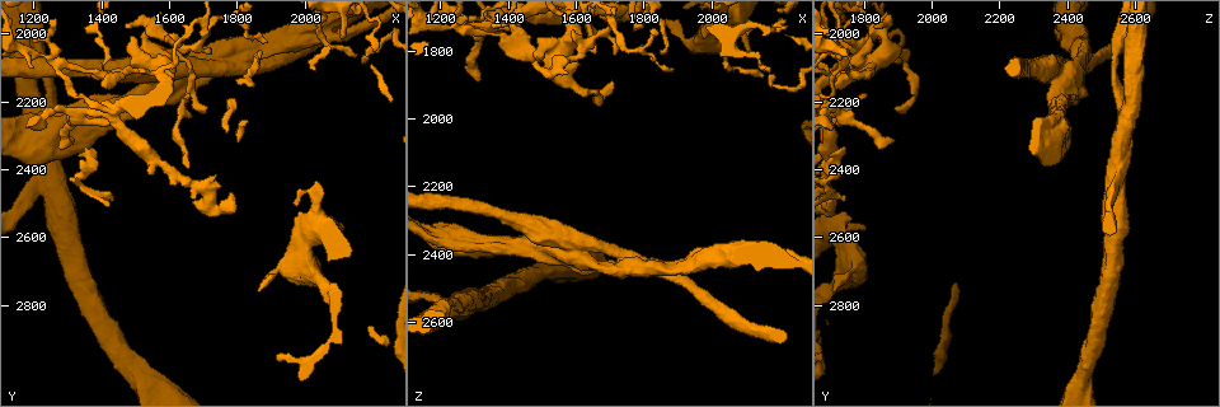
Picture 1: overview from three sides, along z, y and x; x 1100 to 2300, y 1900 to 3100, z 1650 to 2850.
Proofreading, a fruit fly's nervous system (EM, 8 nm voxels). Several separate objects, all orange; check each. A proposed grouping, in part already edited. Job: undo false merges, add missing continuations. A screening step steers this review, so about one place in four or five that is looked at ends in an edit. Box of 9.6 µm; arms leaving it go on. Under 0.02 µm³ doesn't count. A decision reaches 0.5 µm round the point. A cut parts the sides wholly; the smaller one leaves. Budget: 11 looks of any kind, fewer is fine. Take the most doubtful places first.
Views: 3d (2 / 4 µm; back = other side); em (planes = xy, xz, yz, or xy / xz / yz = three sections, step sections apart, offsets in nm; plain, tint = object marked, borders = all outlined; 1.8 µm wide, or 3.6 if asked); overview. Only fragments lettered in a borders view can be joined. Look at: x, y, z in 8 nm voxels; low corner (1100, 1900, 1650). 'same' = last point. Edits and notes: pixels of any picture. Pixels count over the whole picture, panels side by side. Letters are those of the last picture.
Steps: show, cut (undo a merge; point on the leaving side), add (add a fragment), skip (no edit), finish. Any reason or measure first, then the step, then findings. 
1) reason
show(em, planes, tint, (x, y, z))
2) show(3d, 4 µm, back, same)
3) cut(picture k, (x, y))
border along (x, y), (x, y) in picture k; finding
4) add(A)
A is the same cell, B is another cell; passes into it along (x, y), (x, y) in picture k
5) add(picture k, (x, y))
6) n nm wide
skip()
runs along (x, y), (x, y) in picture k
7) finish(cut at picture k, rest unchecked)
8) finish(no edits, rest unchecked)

narrows sharply
show(3d, 4 µm, back, (1250, 2070, 1740))

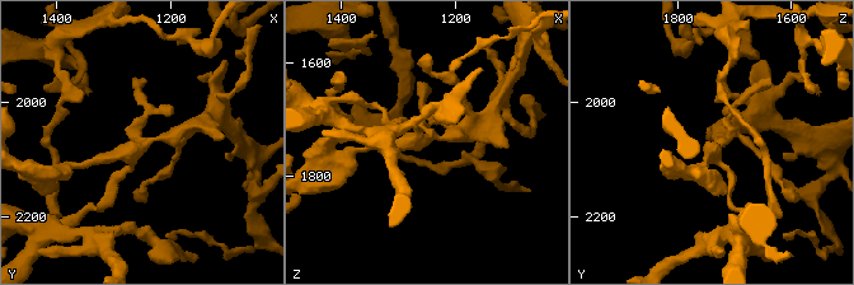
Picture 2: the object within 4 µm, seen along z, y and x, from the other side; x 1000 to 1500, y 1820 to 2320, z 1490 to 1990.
show(em, planes, tint, (1255, 2075, 1730))

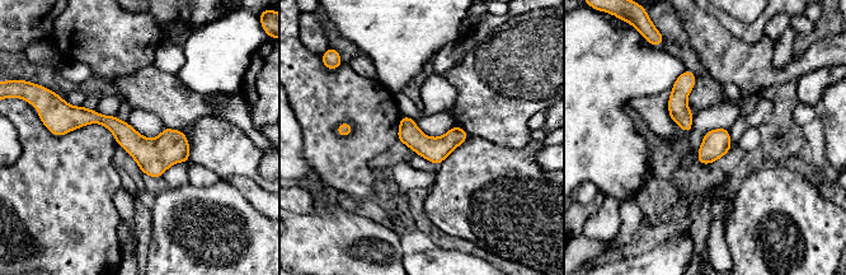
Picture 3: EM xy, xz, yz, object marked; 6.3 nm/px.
see the neighbours
show(em, planes, borders, same)

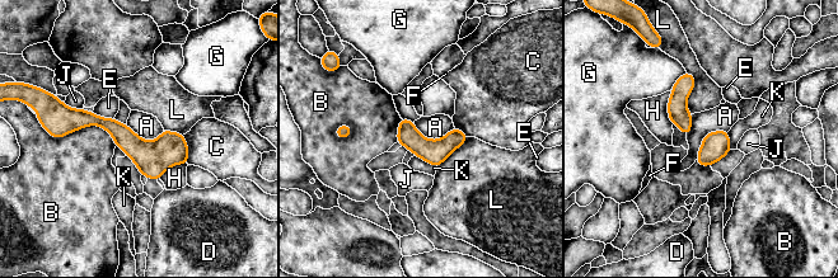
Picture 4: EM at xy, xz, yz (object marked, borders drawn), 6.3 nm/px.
160 nm wide
skip()
A, B, C, D, E, F, G, H, J, K and L are other cells; runs along (60, 130), (96, 119), (185, 160) in picture 4; all the same neuron

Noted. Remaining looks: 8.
branch stops here
show(3d, 4 µm, (1350, 2330, 1740))

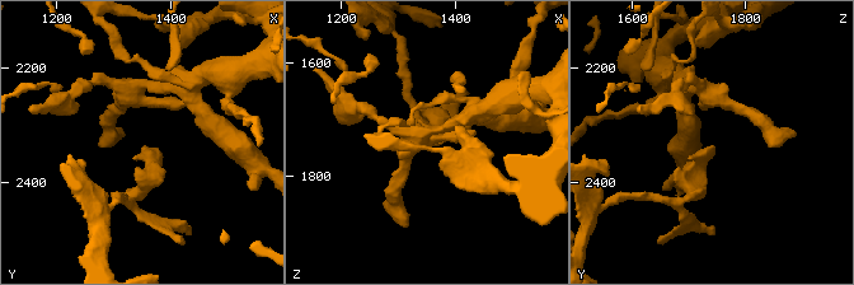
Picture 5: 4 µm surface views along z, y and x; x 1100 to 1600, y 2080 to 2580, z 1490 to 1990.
show(em, yz, step 16, tint, (1350, 2340, 1740))

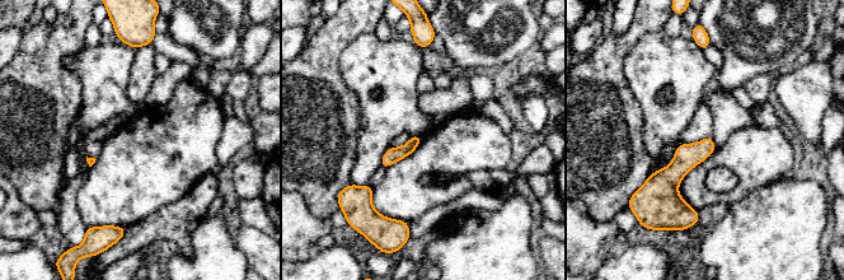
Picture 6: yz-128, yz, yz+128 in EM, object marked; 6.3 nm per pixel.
show(em, planes, borders, same)

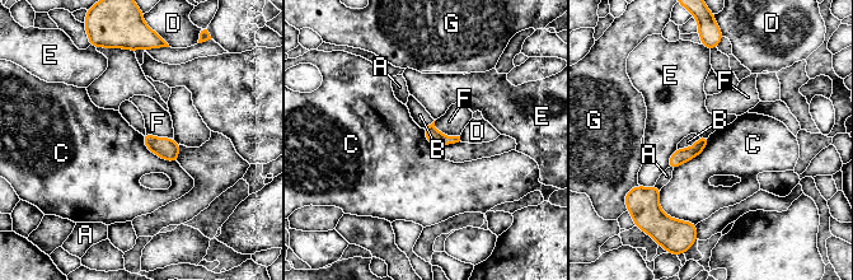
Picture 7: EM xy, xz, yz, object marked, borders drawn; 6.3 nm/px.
skip()
A, B, C, D, E, F and G are other cells; border along (659, 191), (666, 214), (696, 224) in picture 7; none of them fits

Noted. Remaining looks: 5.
a narrow waist
show(3d, 4 µm, (1460, 2130, 1780))

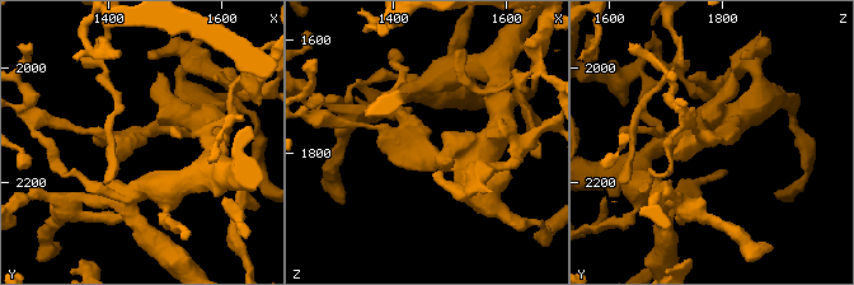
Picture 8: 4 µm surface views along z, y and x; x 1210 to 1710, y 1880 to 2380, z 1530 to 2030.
shape alone is not enough
show(em, xz, step 8, tint, (1460, 2120, 1775))

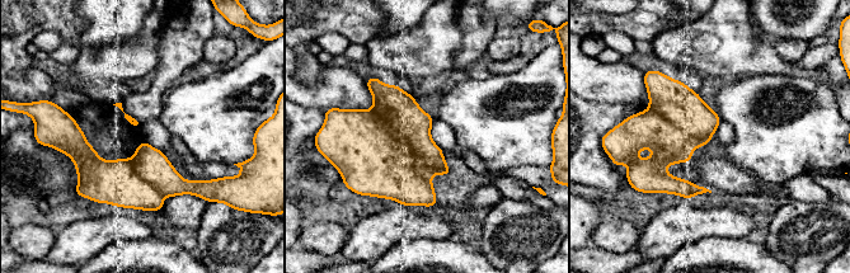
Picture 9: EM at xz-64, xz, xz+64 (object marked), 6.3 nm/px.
cut it another way
show(em, yz, step 4, borders, same)

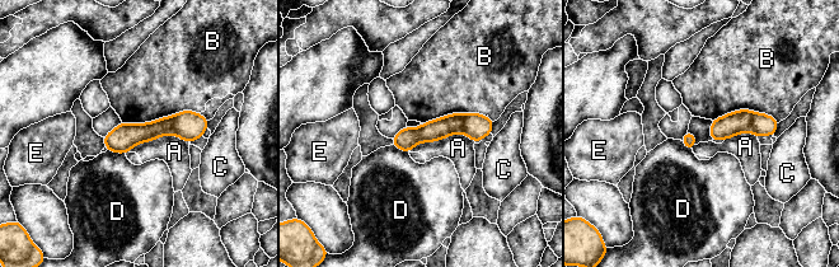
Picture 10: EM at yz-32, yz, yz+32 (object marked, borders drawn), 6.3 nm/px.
140 nm wide
cut(picture 10, (431, 131))
A, B, C, D and E are other cells; the part that leaves runs along (459, 116), (444, 127), (394, 141) in picture 10; a second neuron is stuck on

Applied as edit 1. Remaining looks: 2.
show(overview)

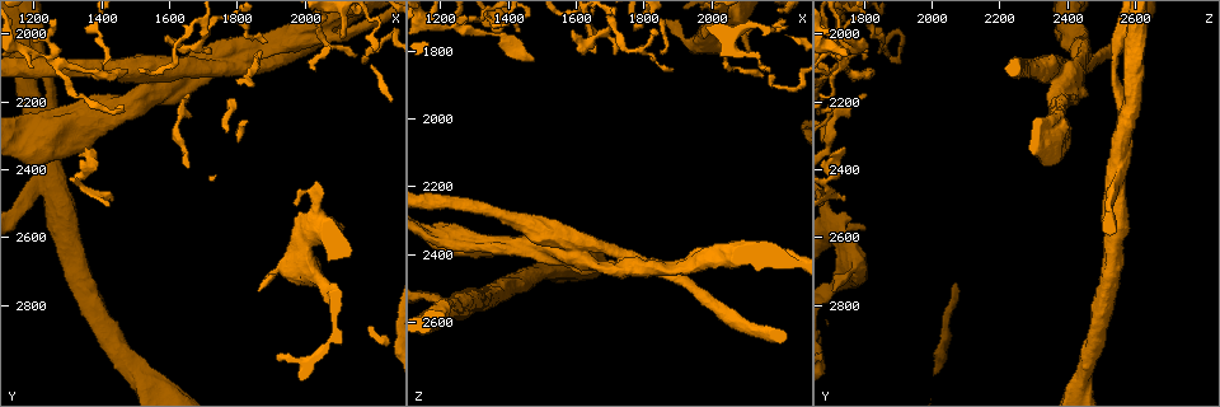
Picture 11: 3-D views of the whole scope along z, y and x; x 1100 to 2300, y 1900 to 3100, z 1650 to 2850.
show(em, planes, borders, (1980, 2540, 1770))

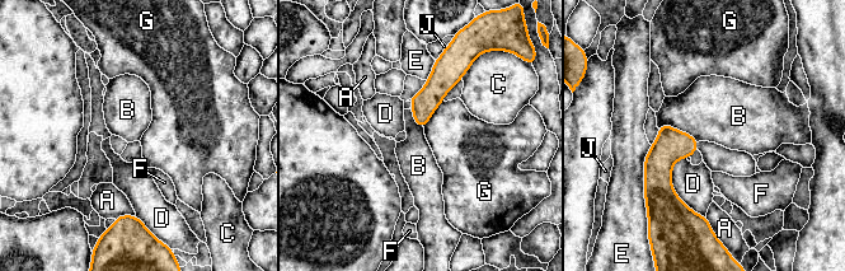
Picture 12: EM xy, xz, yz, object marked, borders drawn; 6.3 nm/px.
skip()
A, B, C, D, E, F, G and J are other cells; runs along (665, 127), (663, 190), (686, 211) in picture 12; none of them fits

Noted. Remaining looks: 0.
finish(cut at picture 10, rest unchecked)

